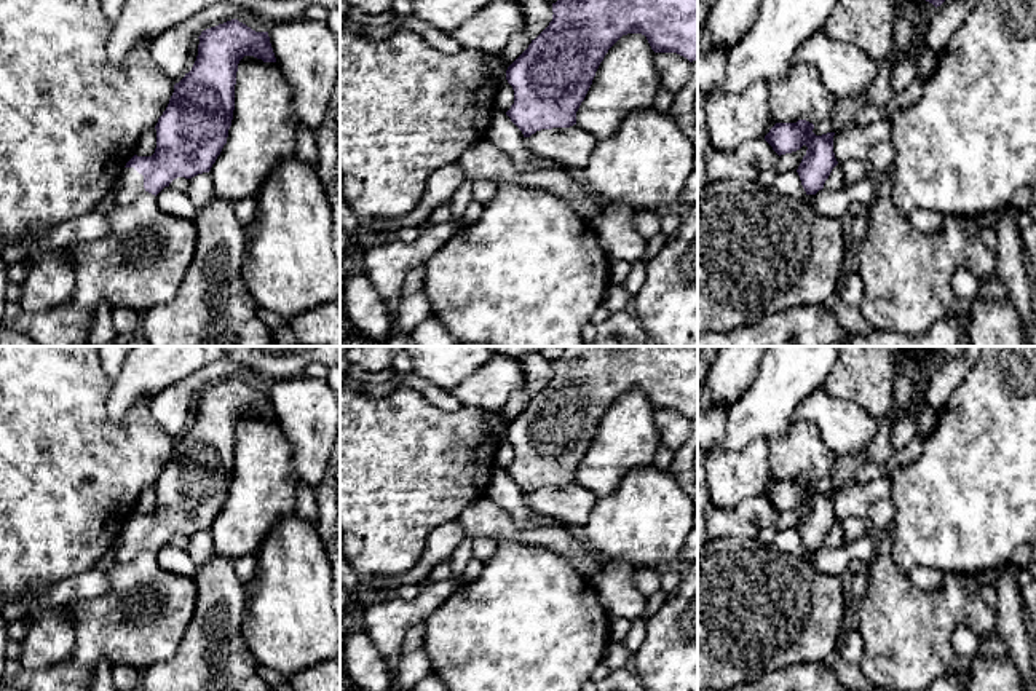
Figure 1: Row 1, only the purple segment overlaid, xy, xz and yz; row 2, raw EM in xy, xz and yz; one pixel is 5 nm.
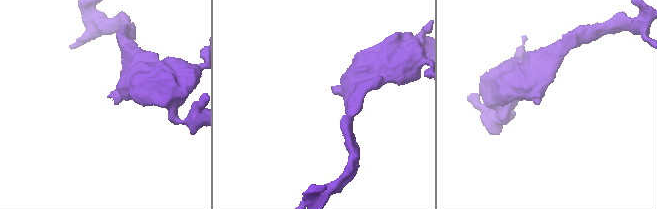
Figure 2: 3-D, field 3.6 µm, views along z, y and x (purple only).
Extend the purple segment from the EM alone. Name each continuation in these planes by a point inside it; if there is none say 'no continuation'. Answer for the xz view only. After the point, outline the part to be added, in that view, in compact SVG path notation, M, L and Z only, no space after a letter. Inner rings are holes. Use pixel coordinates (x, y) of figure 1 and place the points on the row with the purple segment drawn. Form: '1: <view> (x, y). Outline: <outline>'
no continuation

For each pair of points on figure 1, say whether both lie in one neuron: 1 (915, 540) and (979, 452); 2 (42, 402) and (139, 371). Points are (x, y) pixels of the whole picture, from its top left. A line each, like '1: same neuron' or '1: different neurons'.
1: same neuron
2: different neurons

